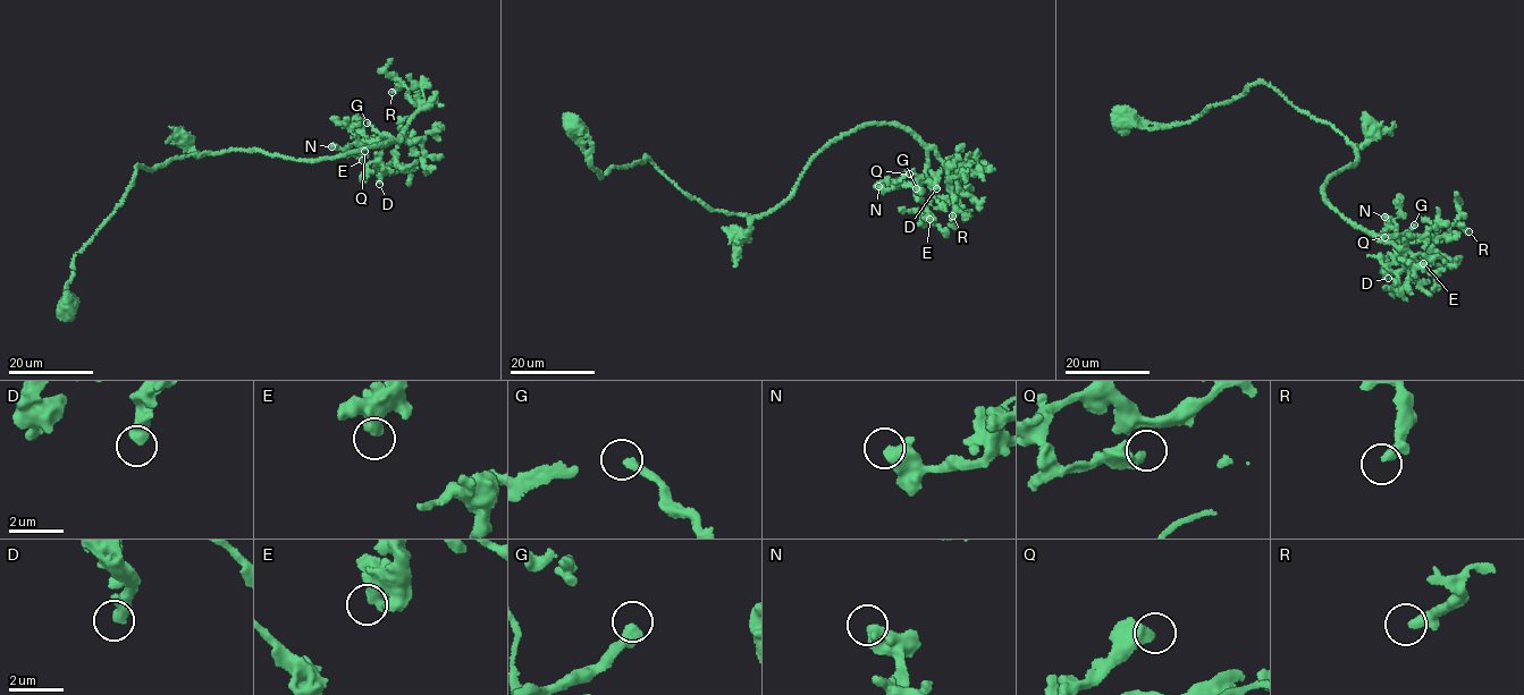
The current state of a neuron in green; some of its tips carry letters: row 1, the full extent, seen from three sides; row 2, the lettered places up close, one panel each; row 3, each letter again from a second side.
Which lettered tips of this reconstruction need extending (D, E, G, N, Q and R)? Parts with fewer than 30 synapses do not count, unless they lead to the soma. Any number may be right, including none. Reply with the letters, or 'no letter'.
G

